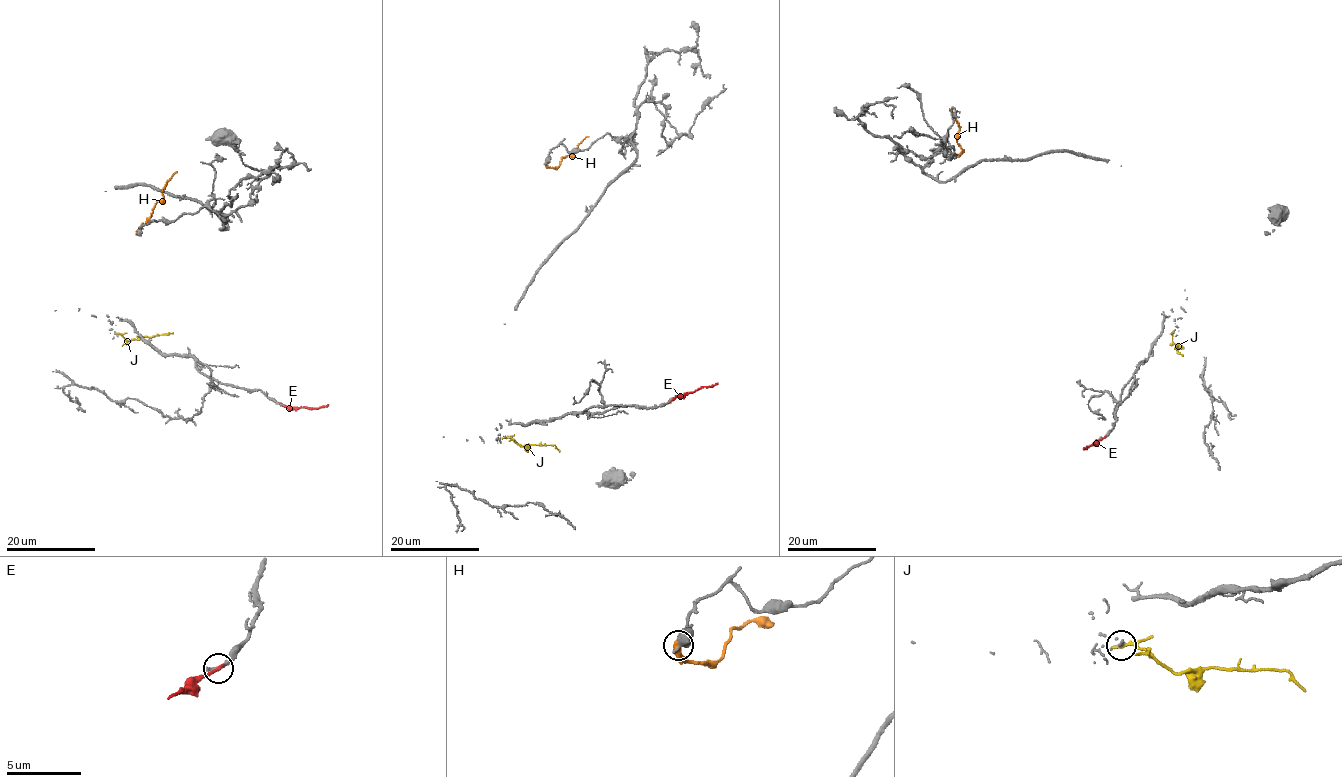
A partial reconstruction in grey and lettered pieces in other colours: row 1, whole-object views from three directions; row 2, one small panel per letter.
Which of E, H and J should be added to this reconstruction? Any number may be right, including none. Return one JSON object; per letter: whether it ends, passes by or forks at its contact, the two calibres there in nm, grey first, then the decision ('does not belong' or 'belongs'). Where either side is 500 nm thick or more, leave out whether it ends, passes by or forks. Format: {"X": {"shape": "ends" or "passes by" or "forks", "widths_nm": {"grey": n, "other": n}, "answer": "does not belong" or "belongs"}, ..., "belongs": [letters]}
{"E": {"shape": "ends", "widths_nm": {"grey": 300, "other": 260}, "answer": "does not belong"}, "H": {"widths_nm": {"grey": 750, "other": 460}, "answer": "does not belong"}, "J": {"shape": "ends", "widths_nm": {"grey": 180, "other": 240}, "answer": "does not belong"}, "belongs": []}

